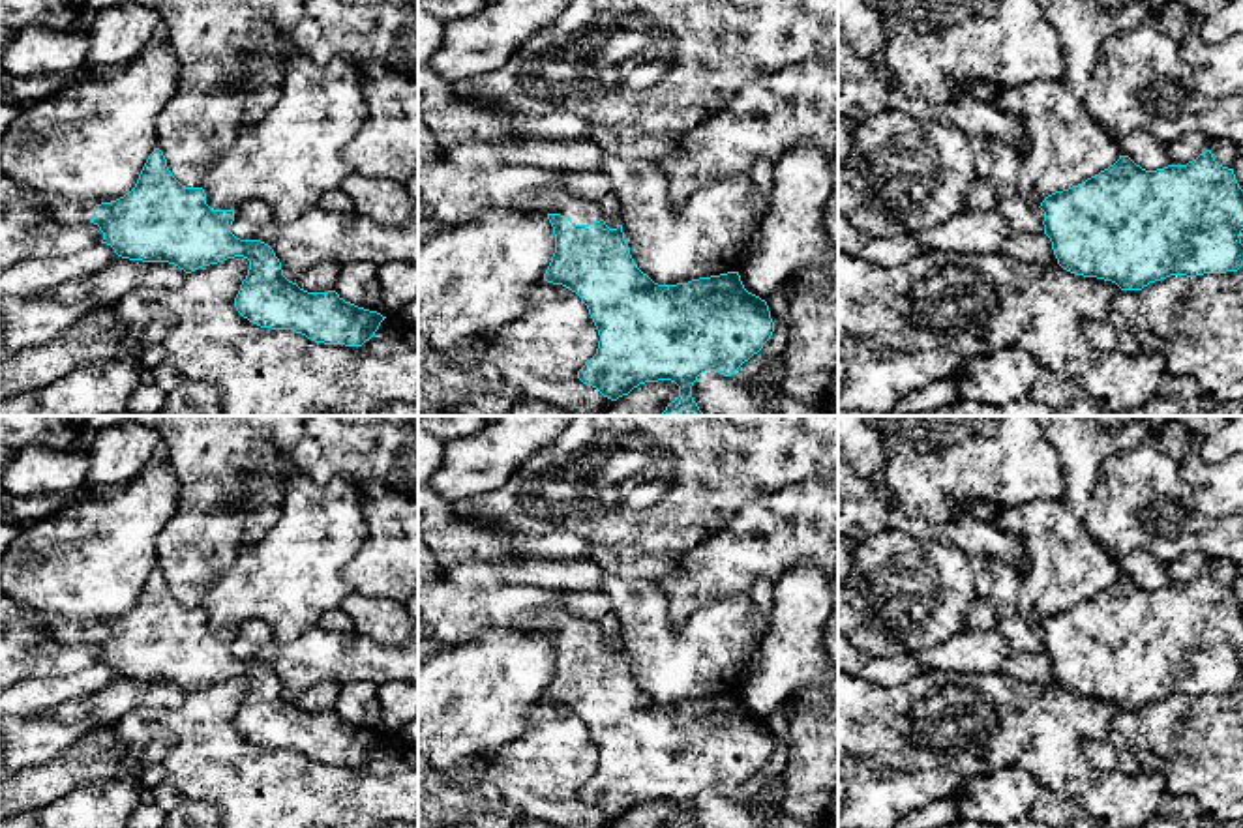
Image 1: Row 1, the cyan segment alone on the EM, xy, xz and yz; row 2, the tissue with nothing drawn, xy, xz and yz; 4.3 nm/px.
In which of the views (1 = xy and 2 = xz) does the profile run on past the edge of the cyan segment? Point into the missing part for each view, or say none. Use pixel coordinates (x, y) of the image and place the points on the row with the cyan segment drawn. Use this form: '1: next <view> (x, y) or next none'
1: next xy (59, 208)
2: next xz (456, 195)

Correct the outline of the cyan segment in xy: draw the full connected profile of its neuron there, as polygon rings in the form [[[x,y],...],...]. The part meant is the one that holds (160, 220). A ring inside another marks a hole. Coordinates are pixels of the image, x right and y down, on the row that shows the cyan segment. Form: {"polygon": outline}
{"polygon": [[[159,148],[148,155],[135,187],[111,202],[73,202],[34,195],[28,202],[66,225],[94,223],[122,259],[169,262],[191,274],[244,257],[249,270],[236,311],[261,328],[292,330],[315,343],[362,347],[386,318],[345,302],[336,290],[307,292],[283,275],[274,249],[231,232],[234,210],[212,210],[202,187],[182,185]]]}

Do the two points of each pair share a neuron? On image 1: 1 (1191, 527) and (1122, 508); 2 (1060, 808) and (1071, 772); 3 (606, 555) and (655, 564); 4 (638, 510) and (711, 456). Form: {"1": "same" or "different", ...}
{"1": "same", "2": "different", "3": "same", "4": "same"}

